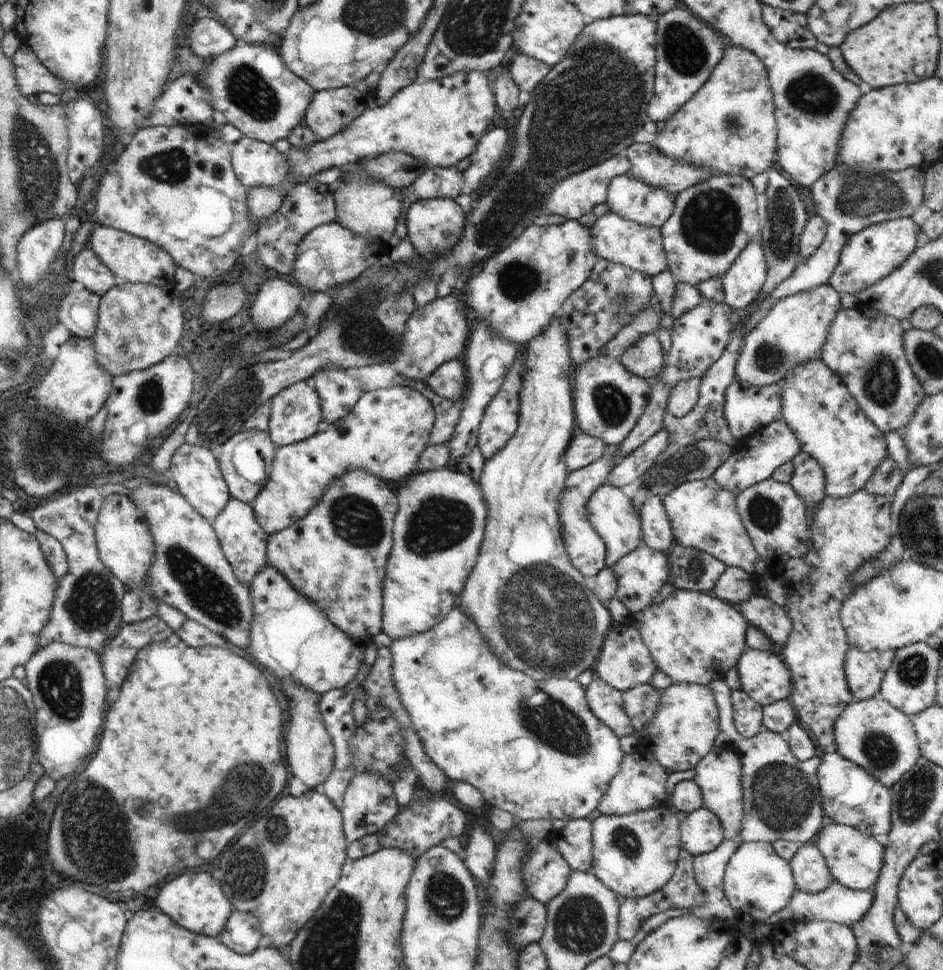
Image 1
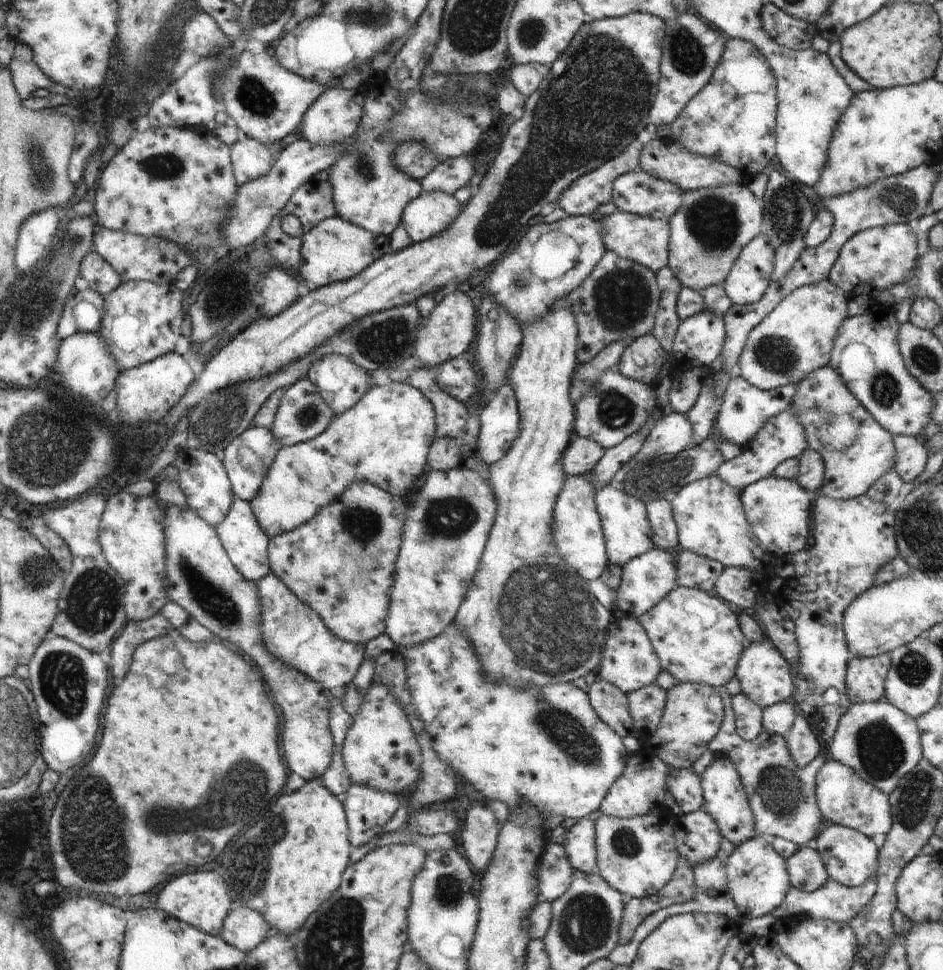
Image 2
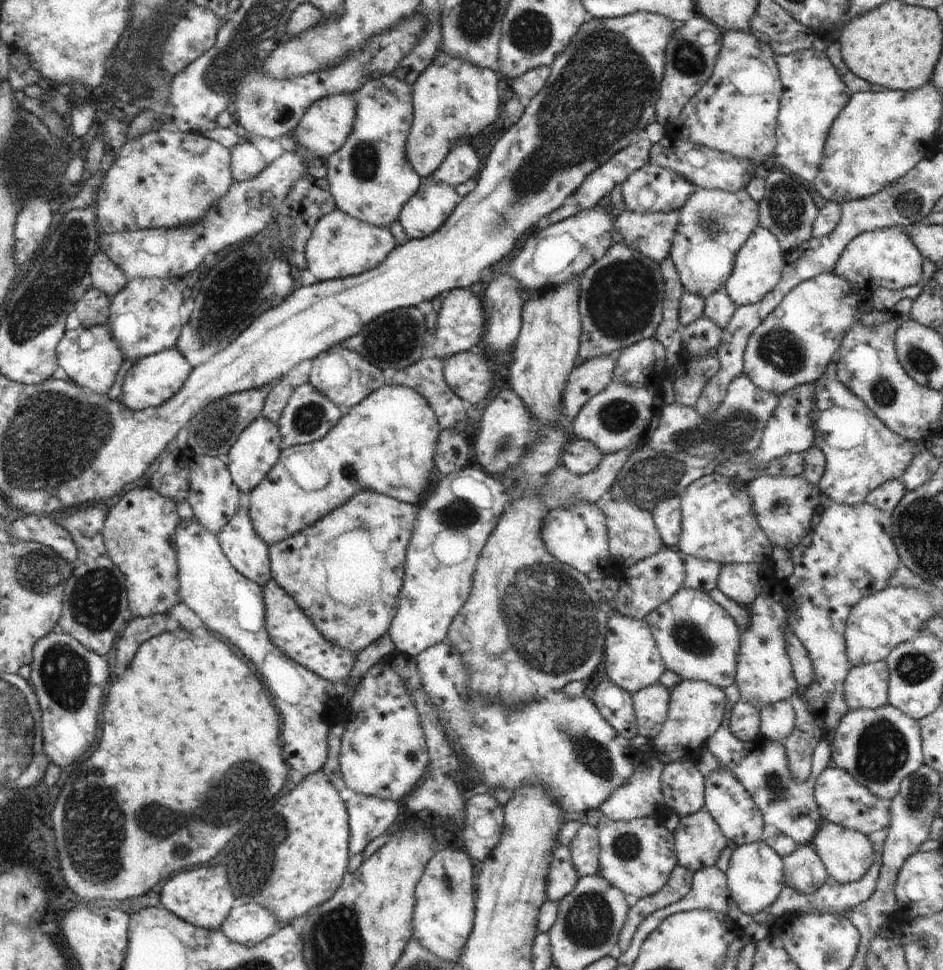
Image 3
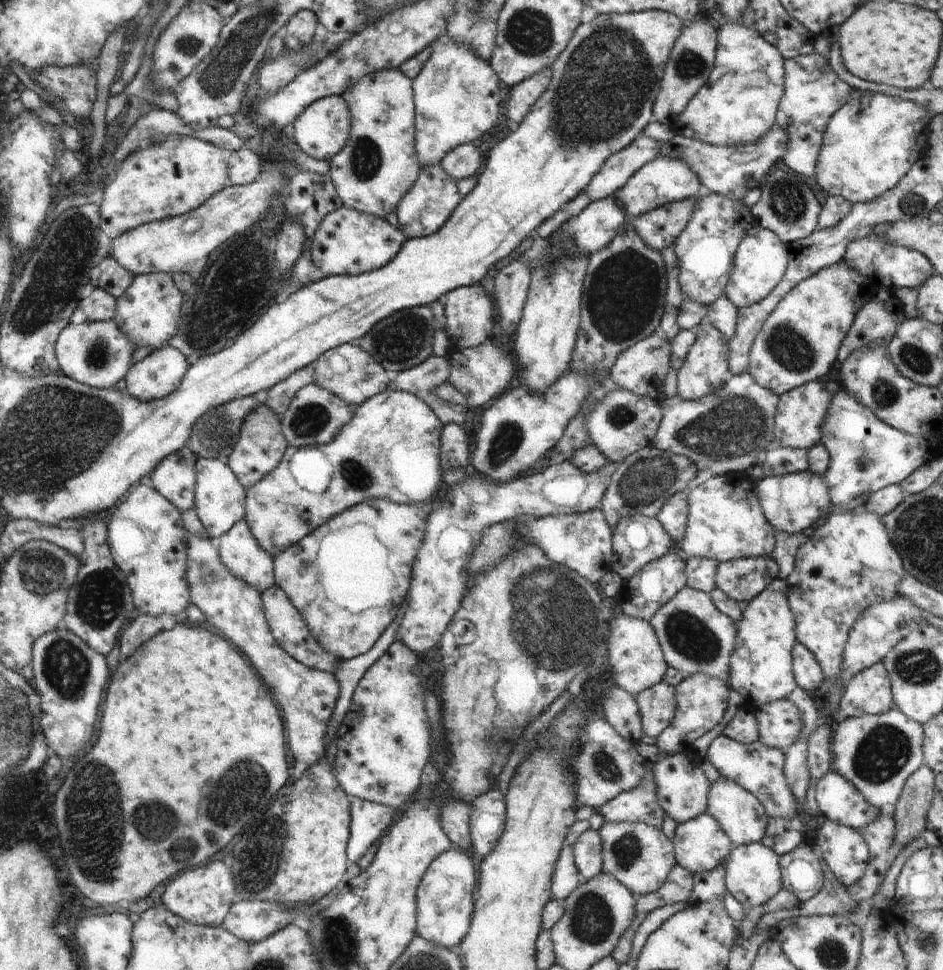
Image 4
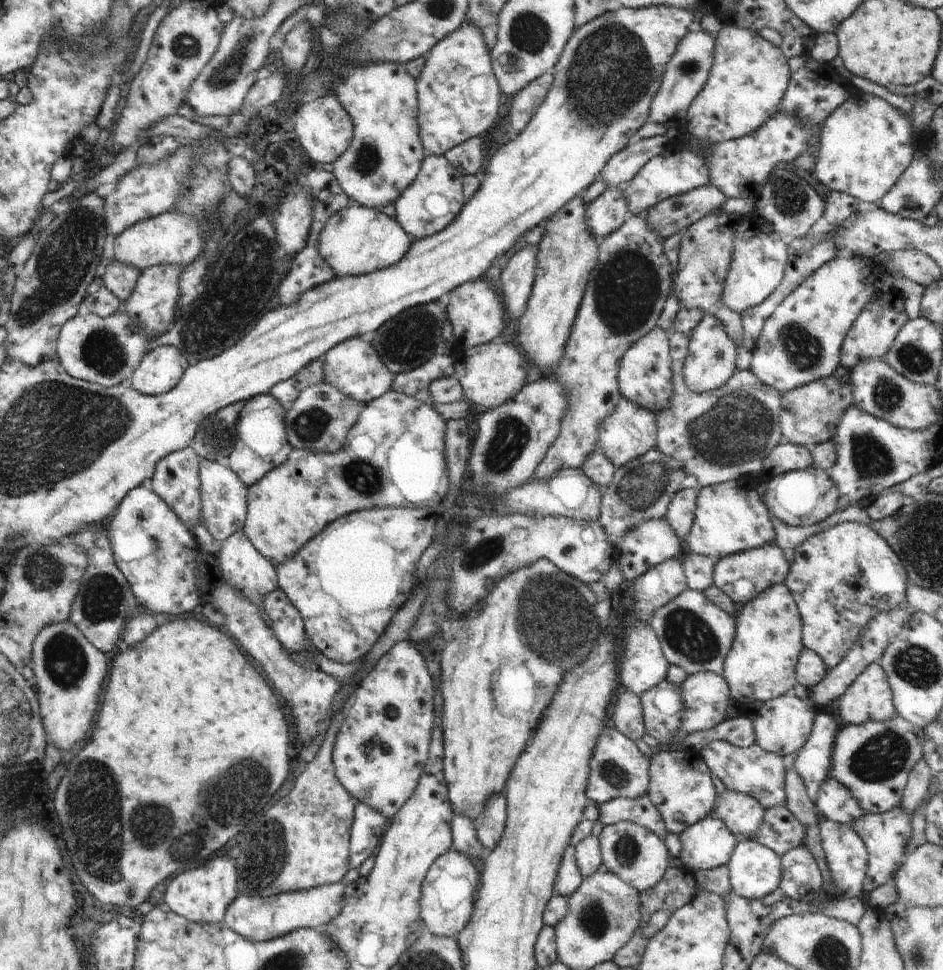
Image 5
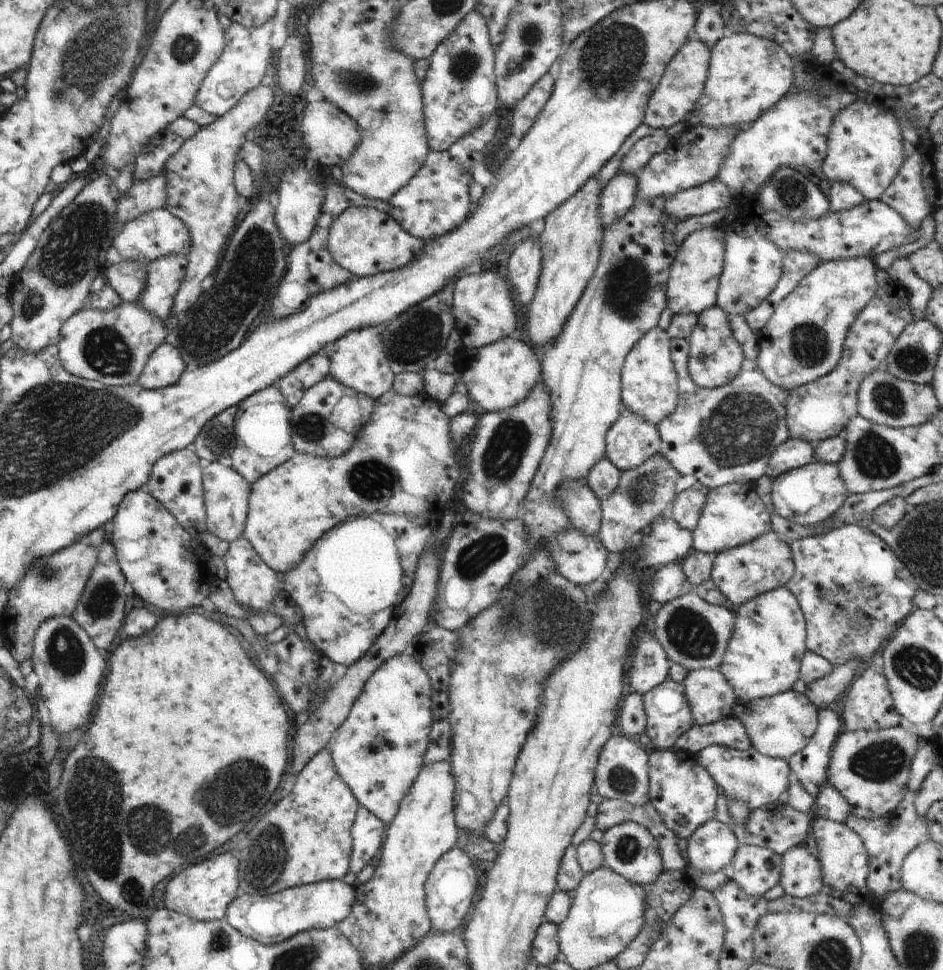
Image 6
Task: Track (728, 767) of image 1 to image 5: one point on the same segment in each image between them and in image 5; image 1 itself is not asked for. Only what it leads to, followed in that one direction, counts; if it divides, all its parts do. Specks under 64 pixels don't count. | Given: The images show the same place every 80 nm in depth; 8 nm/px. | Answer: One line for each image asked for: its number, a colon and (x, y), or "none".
2: (725, 800)
3: (730, 804)
4: (739, 813)
5: (742, 815)

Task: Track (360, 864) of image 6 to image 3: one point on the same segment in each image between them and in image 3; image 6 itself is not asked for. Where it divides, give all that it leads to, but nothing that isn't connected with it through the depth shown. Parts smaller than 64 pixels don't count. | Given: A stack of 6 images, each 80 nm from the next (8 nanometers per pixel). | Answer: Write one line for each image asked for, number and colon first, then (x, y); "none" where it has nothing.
3: (369, 817)
4: (368, 820)
5: (366, 833)

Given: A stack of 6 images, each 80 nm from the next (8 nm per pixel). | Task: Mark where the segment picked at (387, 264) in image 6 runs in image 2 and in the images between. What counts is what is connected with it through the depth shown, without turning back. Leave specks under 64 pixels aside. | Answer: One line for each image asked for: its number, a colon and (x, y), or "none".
2: (334, 249)
3: (340, 245)
4: (347, 242)
5: (355, 241)

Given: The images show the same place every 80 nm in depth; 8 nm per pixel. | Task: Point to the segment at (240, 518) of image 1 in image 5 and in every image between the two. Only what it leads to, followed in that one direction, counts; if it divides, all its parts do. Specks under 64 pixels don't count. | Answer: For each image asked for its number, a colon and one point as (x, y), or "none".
2: (244, 541)
3: (248, 554)
4: (241, 554)
5: (242, 565)

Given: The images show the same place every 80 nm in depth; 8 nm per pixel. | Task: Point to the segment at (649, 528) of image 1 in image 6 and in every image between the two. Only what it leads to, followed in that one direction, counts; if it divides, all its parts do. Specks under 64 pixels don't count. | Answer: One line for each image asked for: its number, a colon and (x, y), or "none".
2: (664, 529)
3: (667, 514)
4: (672, 515)
5: (680, 513)
6: (686, 507)

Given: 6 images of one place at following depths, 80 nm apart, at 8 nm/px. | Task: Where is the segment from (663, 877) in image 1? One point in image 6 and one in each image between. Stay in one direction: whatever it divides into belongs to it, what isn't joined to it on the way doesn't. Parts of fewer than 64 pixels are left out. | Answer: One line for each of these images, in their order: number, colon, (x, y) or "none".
2: (637, 856)
3: (637, 856)
4: (639, 856)
5: (636, 855)
6: (629, 849)

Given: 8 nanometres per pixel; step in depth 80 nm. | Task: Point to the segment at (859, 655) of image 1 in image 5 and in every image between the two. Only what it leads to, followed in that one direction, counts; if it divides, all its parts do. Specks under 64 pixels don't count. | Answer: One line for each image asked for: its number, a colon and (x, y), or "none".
2: (864, 682)
3: (866, 687)
4: (869, 692)
5: (869, 698)

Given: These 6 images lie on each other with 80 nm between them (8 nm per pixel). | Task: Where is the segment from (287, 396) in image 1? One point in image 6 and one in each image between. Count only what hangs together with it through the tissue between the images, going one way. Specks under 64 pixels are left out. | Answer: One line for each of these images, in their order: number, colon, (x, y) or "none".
2: (303, 414)
3: (309, 415)
4: (315, 416)
5: (320, 418)
6: (311, 431)

